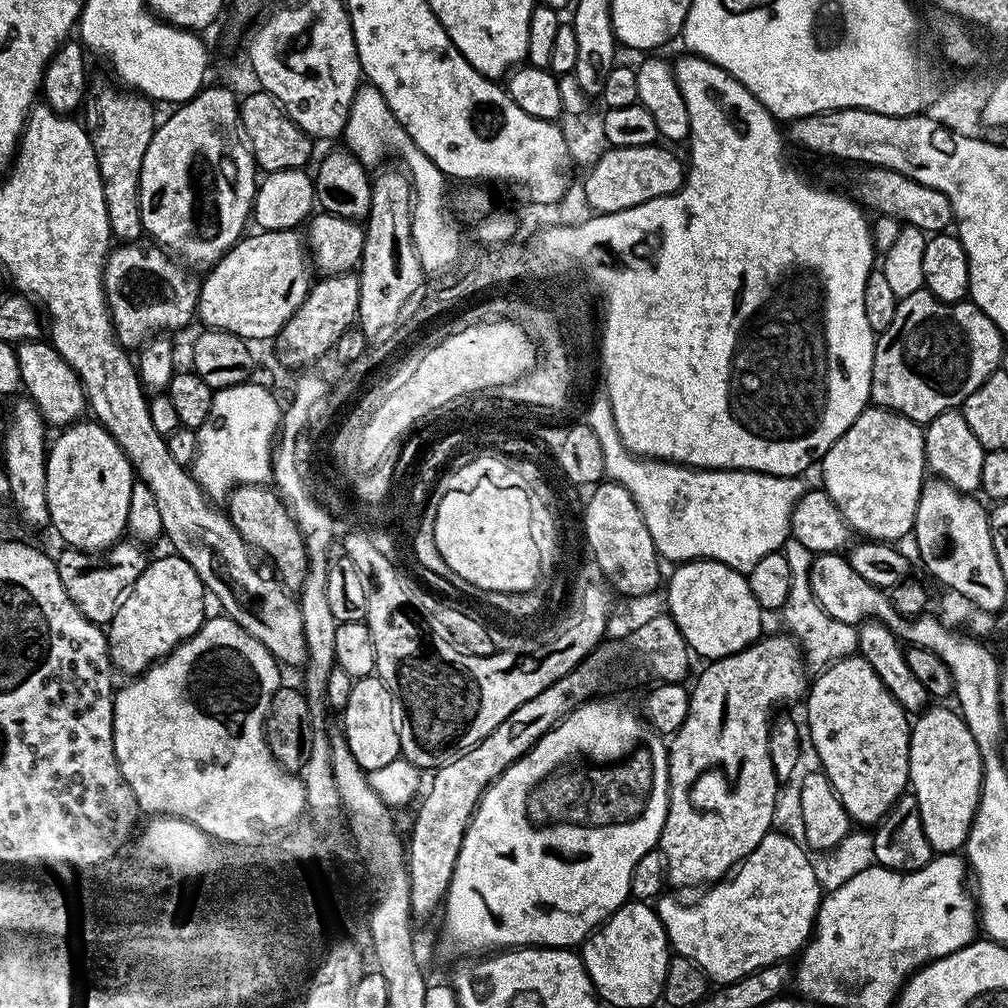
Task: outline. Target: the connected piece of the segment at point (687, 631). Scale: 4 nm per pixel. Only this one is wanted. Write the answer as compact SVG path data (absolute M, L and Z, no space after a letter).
M690 560L679 563L677 568L667 577L666 602L668 604L668 614L682 632L684 641L689 649L704 658L705 661L720 660L722 657L732 653L741 652L744 648L755 643L763 633L762 615L764 610L760 603L753 596L753 591L749 588L747 577L732 567L726 566L717 560Z

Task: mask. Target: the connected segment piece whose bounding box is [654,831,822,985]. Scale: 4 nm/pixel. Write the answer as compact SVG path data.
M775 831L764 836L757 848L740 861L731 875L711 885L705 892L708 893L698 897L693 904L684 905L669 894L664 894L655 901L654 907L668 935L671 951L690 958L707 974L709 981L717 985L734 982L768 964L787 961L787 956L795 957L812 935L822 899L822 889L805 845Z

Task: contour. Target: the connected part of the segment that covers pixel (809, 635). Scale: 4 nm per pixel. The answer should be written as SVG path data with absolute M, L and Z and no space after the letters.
M788 537L782 549L784 557L789 563L791 584L786 602L780 609L780 615L784 620L787 633L801 647L801 653L805 661L807 671L812 674L819 674L835 661L841 660L844 656L853 655L857 650L857 627L853 624L840 622L834 619L824 610L816 598L813 588L810 586L810 570L814 554L802 545L798 539Z

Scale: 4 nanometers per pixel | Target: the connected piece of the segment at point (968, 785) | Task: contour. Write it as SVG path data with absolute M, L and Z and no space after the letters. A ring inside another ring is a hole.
M929 706L915 717L908 737L908 778L933 853L956 854L963 849L976 817L983 777L980 751L959 711Z

